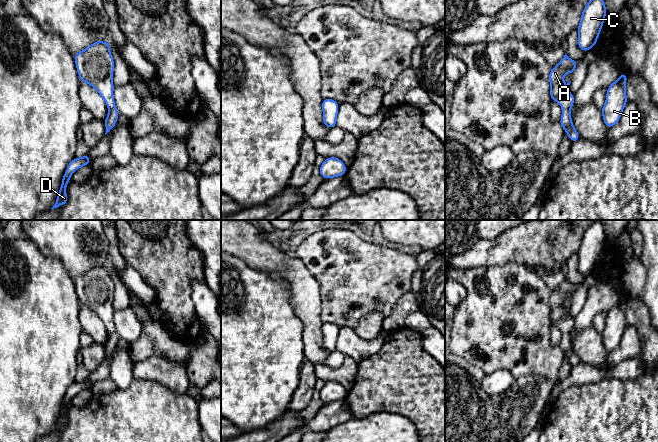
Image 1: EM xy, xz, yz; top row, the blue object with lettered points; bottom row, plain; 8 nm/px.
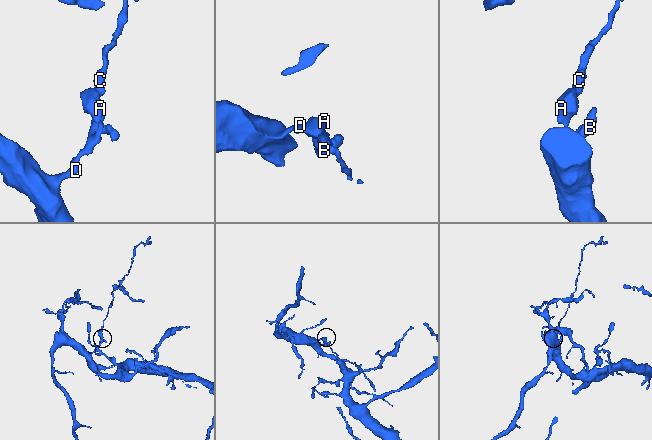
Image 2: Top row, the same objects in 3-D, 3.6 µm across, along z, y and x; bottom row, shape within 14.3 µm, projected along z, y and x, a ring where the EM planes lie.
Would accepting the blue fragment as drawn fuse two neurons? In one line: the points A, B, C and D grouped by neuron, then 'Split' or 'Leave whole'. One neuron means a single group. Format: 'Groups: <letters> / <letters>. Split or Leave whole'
Groups: A B C D. Leave whole

